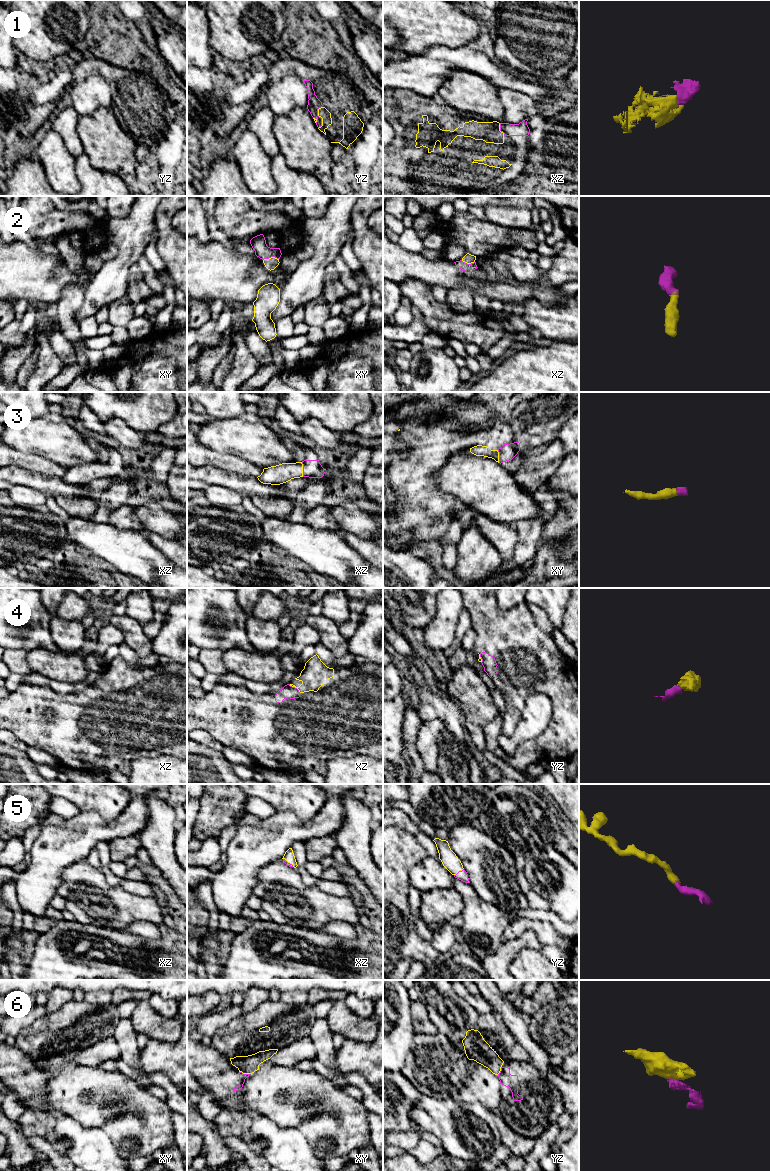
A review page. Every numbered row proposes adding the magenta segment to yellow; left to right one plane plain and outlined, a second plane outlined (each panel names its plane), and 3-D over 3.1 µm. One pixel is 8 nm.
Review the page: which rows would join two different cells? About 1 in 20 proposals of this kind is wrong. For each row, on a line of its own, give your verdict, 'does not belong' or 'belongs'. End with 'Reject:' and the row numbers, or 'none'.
1: belongs
2: belongs
3: belongs
4: belongs
5: belongs
6: does not belong
Reject: 6

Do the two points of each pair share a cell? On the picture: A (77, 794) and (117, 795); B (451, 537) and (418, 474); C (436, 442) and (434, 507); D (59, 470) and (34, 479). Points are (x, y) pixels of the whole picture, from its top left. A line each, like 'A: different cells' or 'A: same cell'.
A: same cell
B: different cells
C: same cell
D: different cells

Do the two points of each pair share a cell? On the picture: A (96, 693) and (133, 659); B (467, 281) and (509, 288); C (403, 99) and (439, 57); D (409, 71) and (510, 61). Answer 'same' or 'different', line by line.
A: different
B: same
C: different
D: different

